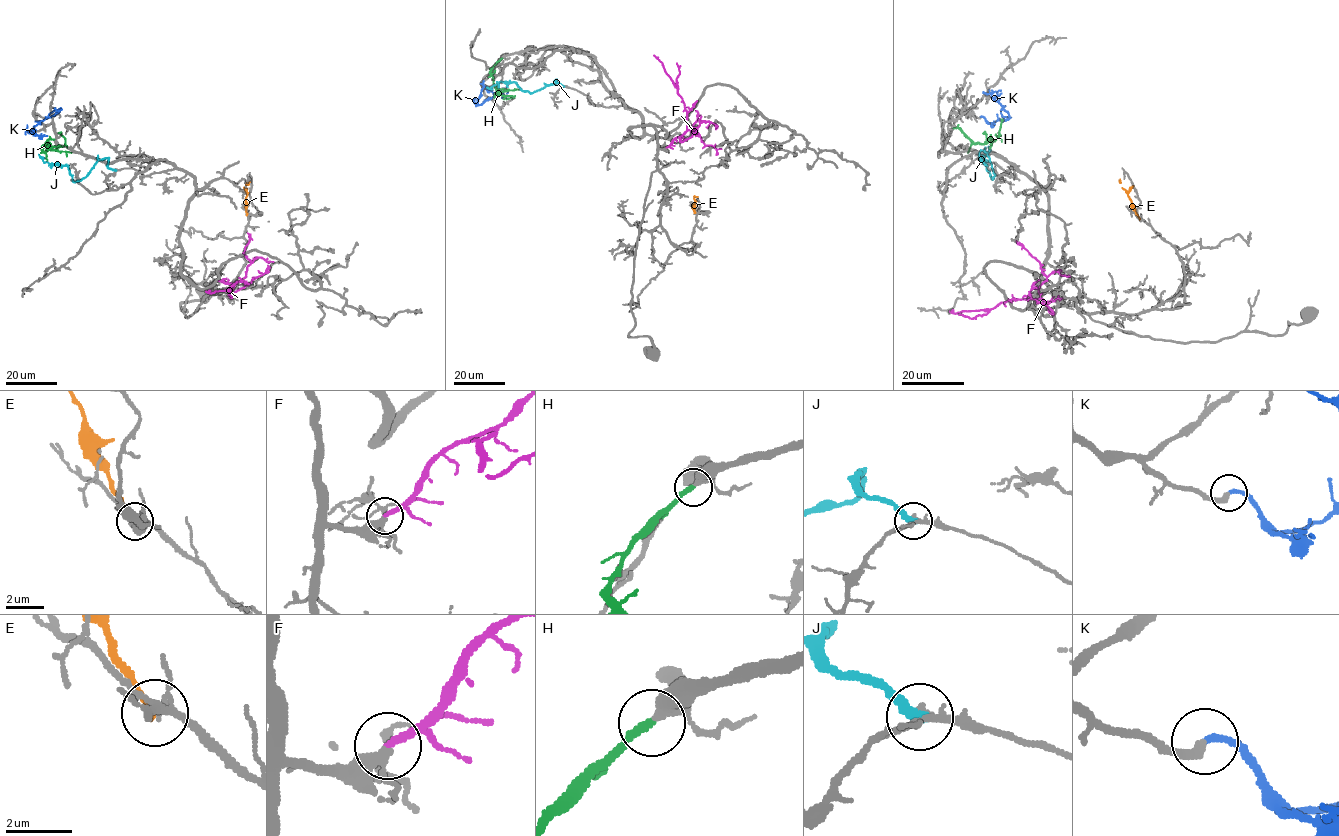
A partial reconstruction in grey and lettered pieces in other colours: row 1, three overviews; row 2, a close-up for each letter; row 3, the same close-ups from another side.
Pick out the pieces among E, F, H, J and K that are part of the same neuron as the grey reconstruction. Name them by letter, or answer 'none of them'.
F, H, K

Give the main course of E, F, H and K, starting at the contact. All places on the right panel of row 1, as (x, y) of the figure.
E: (1139, 219), (1120, 179)
F: (1060, 298), (1046, 302), (1039, 299), (1008, 300), (994, 307), (949, 311)
H: (953, 127), (958, 127), (974, 143), (984, 144), (998, 137), (1002, 120)
K: (980, 117), (989, 123), (1009, 118), (991, 93), (983, 91)

